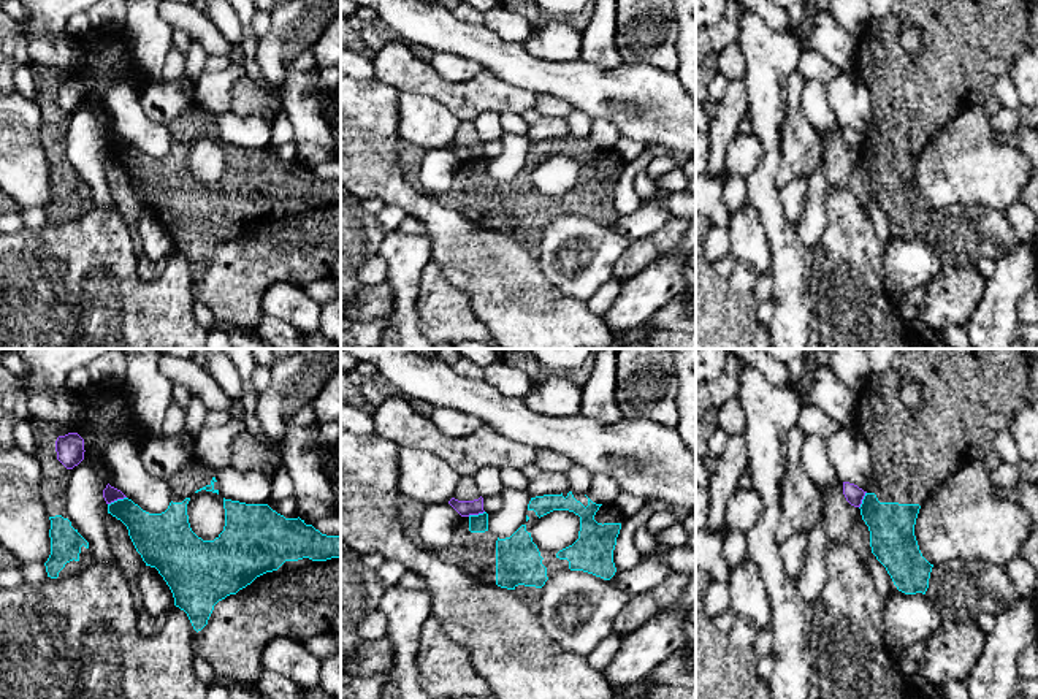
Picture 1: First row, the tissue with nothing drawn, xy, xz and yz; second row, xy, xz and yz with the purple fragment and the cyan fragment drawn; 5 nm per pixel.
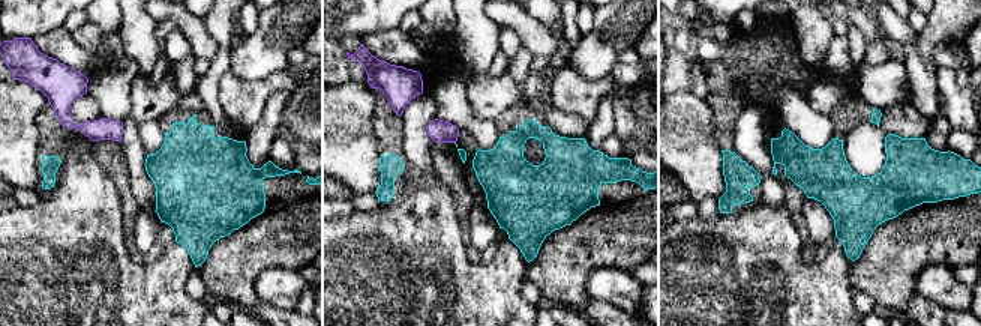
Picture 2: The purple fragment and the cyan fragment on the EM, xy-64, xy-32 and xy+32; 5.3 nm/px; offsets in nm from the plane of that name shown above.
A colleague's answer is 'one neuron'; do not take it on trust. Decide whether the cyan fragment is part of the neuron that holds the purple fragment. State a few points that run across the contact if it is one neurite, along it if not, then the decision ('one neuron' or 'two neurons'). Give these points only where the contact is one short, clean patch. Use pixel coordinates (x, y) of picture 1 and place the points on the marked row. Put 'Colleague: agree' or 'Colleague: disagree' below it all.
line xy (125, 496), (108, 504); two neurons
Colleague: disagree

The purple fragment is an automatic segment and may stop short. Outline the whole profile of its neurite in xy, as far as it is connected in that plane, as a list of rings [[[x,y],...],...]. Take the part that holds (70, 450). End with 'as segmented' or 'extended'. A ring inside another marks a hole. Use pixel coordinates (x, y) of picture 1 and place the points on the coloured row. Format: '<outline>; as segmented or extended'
[[[78,433],[59,436],[55,441],[57,460],[67,468],[73,469],[84,460],[84,439]]]; as segmented

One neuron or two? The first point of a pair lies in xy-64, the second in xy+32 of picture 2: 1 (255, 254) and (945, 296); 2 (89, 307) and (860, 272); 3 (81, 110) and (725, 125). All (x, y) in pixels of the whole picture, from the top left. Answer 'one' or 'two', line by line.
1: two
2: two
3: two

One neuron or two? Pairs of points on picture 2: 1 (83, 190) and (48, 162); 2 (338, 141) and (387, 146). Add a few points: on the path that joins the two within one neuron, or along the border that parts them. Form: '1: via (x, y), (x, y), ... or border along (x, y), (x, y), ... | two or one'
1: border along (59, 144), (56, 182), (44, 190) | two
2: border along (374, 110), (374, 132), (377, 150), (381, 155) | two

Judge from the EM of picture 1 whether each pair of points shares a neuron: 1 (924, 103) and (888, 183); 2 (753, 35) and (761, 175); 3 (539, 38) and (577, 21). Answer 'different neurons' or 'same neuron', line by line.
1: same neuron
2: same neuron
3: different neurons

